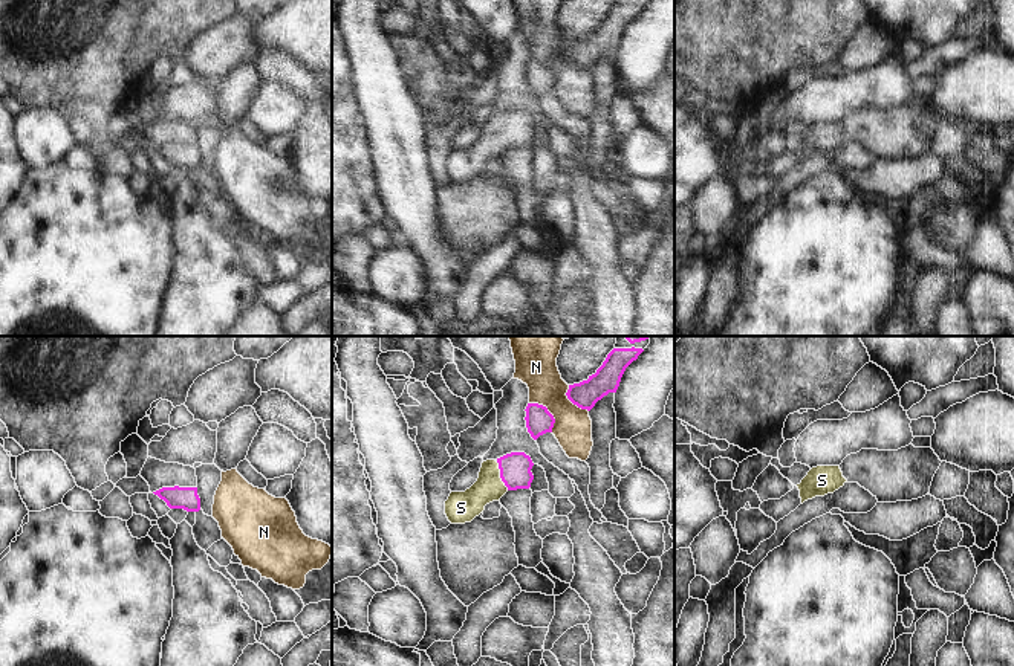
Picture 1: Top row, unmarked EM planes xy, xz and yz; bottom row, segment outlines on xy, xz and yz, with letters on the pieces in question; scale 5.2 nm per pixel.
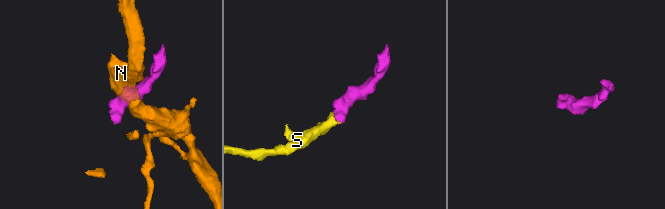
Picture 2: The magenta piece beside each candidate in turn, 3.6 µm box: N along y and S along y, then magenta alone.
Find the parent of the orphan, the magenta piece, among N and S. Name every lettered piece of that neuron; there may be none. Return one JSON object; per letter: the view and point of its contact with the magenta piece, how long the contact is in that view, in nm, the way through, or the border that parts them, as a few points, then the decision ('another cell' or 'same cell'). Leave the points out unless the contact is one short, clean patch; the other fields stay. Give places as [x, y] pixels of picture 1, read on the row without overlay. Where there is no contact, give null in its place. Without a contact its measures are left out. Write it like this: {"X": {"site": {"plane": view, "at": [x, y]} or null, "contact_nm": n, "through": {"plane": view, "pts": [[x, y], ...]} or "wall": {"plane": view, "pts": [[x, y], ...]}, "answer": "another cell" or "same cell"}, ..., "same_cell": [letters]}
{"N": {"site": {"plane": "xz", "at": [548, 69]}, "contact_nm": 200, "answer": "another cell"}, "S": {"site": {"plane": "xz", "at": [500, 133]}, "contact_nm": 170, "through": {"plane": "xz", "pts": [[514, 126], [500, 133], [471, 161], [464, 164]]}, "answer": "same cell"}, "same_cell": ["S"]}

